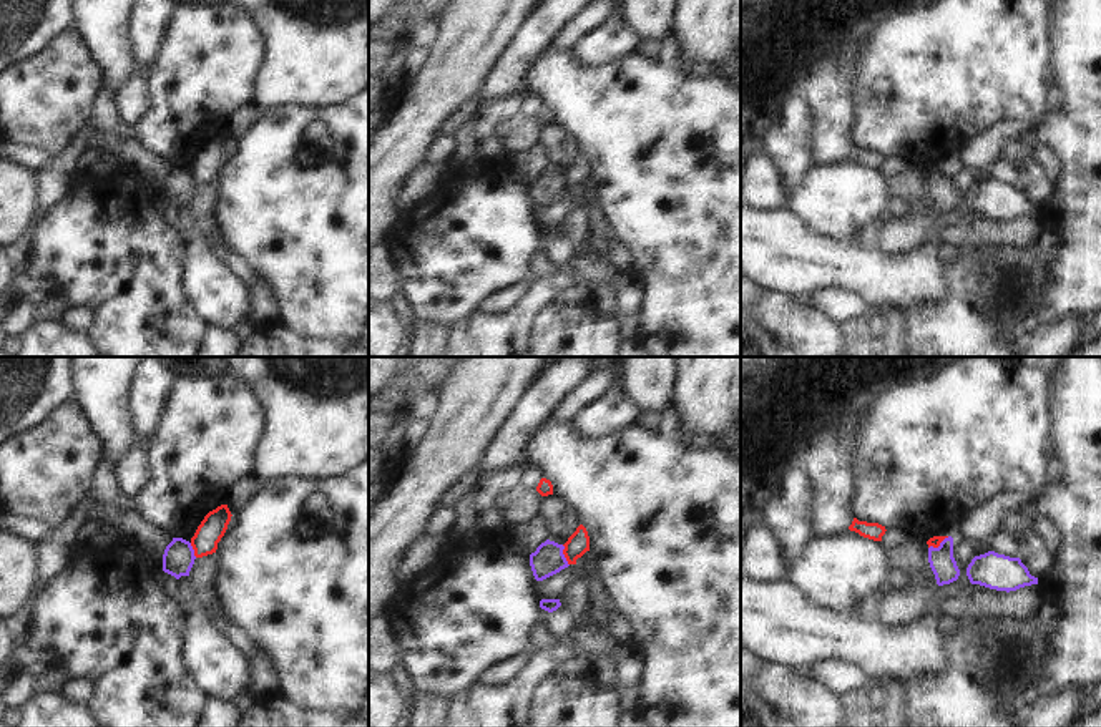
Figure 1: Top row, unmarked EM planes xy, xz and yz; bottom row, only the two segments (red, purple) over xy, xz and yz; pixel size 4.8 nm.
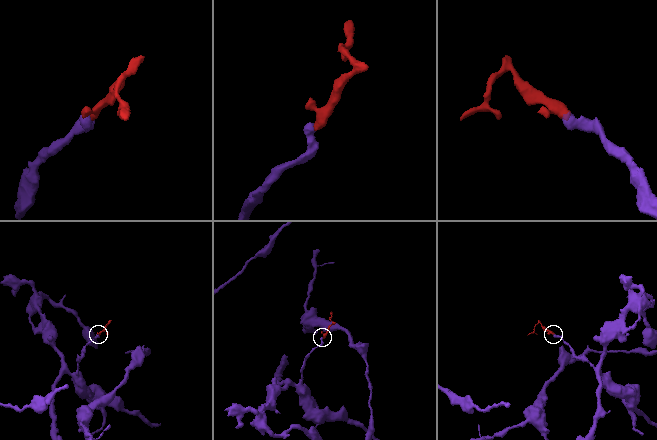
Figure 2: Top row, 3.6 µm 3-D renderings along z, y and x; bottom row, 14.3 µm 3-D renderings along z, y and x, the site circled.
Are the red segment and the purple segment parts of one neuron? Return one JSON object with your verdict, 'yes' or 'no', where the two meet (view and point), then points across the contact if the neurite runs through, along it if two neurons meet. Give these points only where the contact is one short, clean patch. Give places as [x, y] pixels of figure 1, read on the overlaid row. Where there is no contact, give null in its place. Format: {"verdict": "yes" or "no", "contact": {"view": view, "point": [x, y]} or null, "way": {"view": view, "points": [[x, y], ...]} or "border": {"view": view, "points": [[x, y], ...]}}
{"verdict": "no", "contact": {"view": "xz", "point": [563, 553]}, "border": {"view": "xz", "points": [[562, 545], [568, 565]]}}

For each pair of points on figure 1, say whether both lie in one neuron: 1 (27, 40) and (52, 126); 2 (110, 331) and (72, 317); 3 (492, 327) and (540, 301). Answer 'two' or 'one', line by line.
1: two
2: two
3: one

